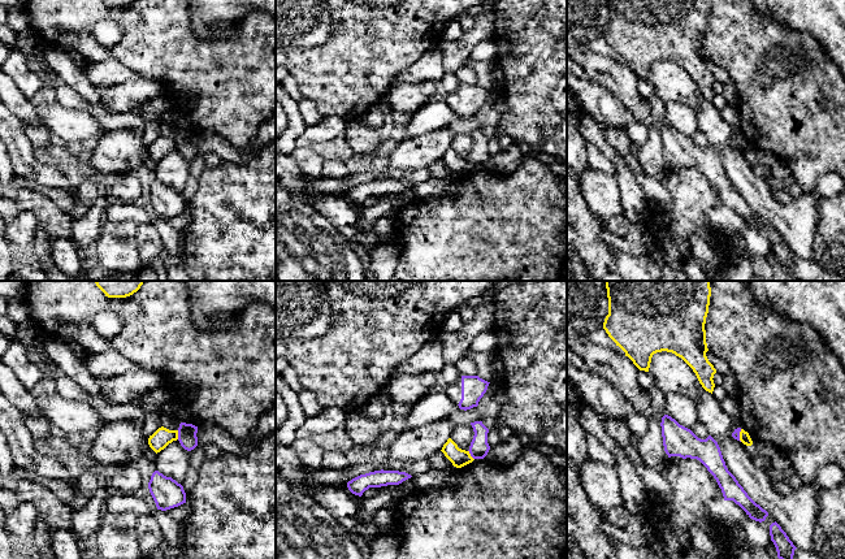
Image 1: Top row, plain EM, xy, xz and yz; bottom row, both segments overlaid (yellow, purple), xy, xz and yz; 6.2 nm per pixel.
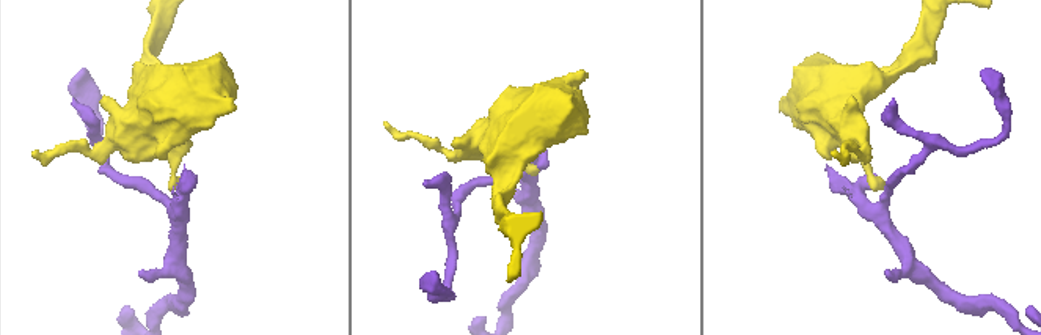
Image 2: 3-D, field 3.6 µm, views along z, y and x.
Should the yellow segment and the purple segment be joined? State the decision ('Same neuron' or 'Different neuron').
Different neuron

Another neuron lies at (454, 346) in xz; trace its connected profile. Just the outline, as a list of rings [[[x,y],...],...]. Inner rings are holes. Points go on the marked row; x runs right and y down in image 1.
[[[482,303],[474,308],[473,320],[455,333],[442,333],[438,339],[442,346],[443,364],[456,364],[464,358],[474,337],[482,332],[491,330],[495,318],[495,306],[491,303]]]

